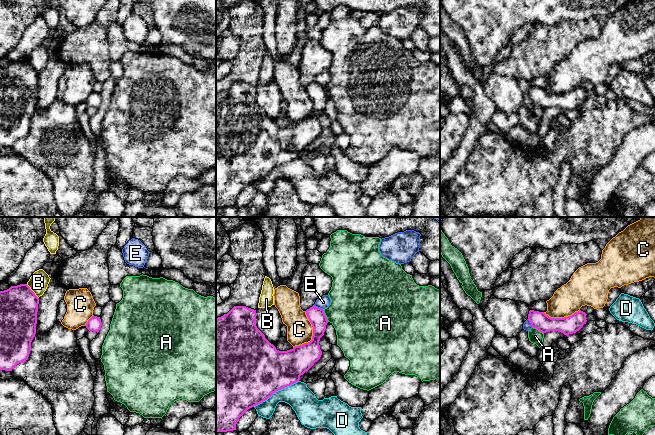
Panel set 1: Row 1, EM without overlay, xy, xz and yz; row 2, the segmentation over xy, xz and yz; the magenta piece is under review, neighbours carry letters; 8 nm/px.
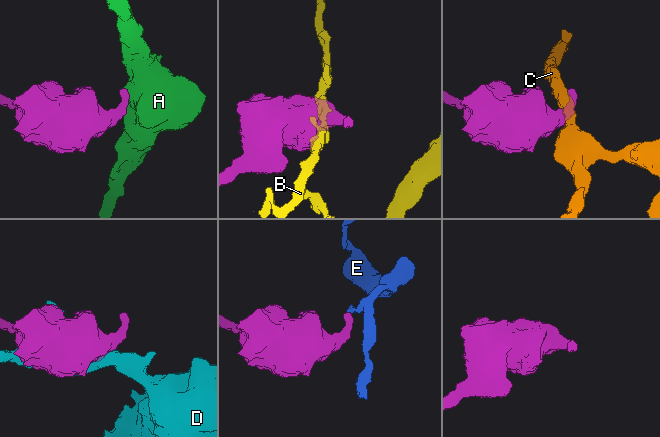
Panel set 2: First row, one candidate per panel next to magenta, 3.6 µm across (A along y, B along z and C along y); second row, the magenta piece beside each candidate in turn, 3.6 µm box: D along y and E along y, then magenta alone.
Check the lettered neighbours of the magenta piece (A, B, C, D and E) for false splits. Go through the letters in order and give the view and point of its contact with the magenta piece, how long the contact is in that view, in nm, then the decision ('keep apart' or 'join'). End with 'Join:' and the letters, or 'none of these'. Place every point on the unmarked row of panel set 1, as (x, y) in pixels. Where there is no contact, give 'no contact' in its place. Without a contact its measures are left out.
A: xz (325, 91) | 120 nm | keep apart
B: xy (32, 67) | 160 nm | keep apart
C: xz (313, 110) | 320 nm | keep apart
D: xz (275, 167) | 420 nm | keep apart
E: xz (317, 83) | 80 nm | keep apart
Join: none of these

